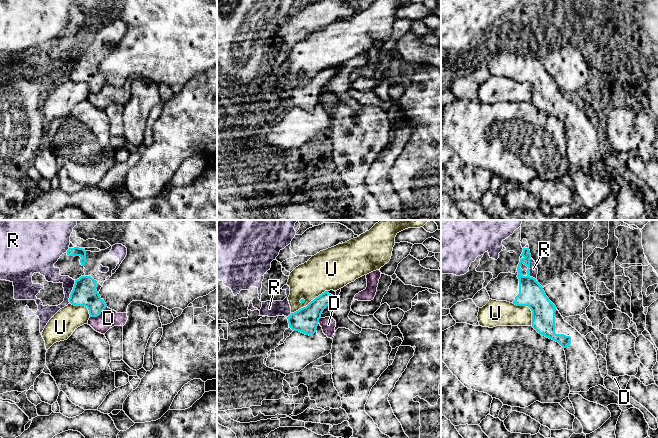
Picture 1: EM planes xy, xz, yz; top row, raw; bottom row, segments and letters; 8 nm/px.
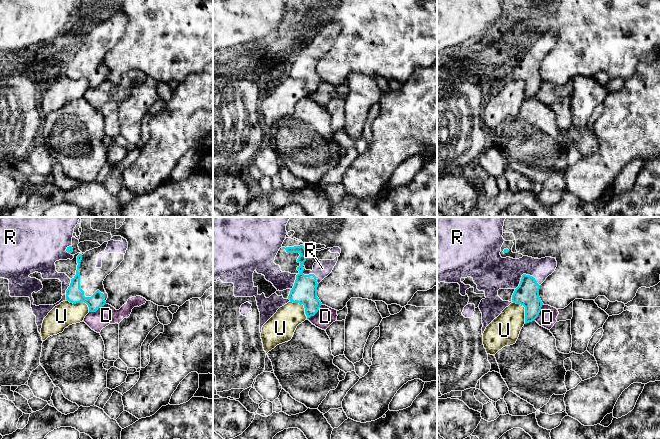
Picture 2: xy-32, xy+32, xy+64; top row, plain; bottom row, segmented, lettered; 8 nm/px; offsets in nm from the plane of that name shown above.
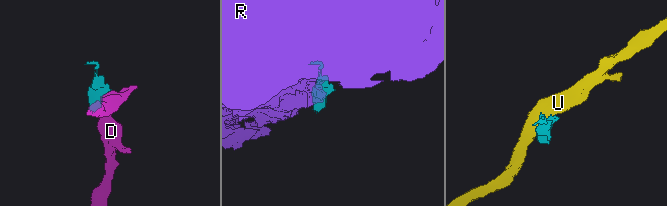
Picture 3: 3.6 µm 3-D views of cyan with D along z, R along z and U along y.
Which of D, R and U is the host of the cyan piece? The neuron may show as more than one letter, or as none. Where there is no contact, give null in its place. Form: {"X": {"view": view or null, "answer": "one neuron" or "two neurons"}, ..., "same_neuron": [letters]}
{"D": {"view": "xy", "answer": "two neurons"}, "R": {"view": "yz", "answer": "two neurons"}, "U": {"view": "xz", "answer": "two neurons"}, "same_neuron": []}

